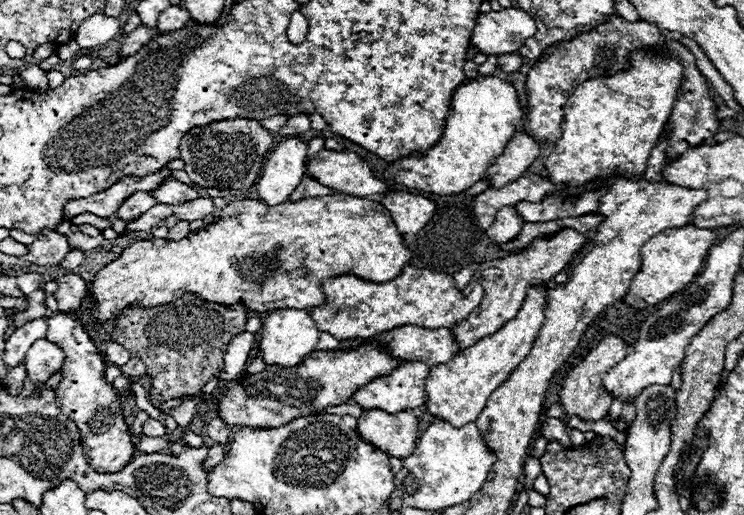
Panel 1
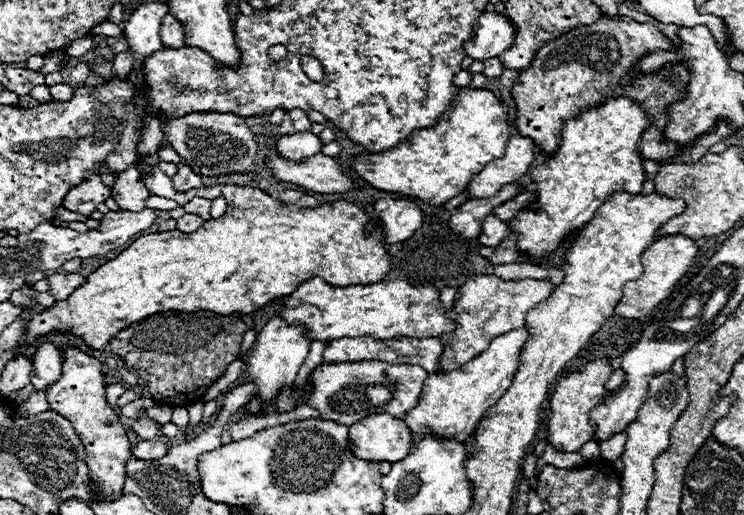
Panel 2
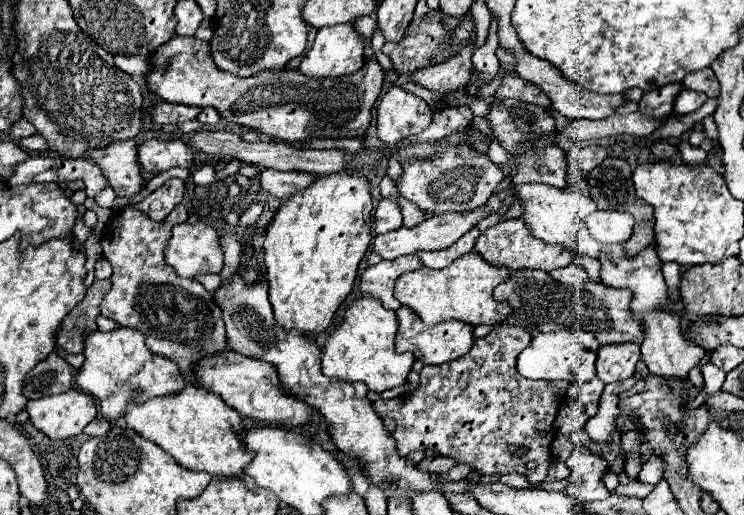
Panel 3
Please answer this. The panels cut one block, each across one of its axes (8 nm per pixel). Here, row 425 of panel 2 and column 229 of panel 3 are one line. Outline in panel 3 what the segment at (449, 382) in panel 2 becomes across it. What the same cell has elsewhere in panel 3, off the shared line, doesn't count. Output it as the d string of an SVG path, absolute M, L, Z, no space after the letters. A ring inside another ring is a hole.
M192 384L180 394L152 398L142 406L132 404L124 418L142 438L162 446L180 466L194 472L208 472L216 478L236 478L242 476L246 464L254 460L254 452L244 444L246 430L240 414L234 408L228 408L218 394Z

